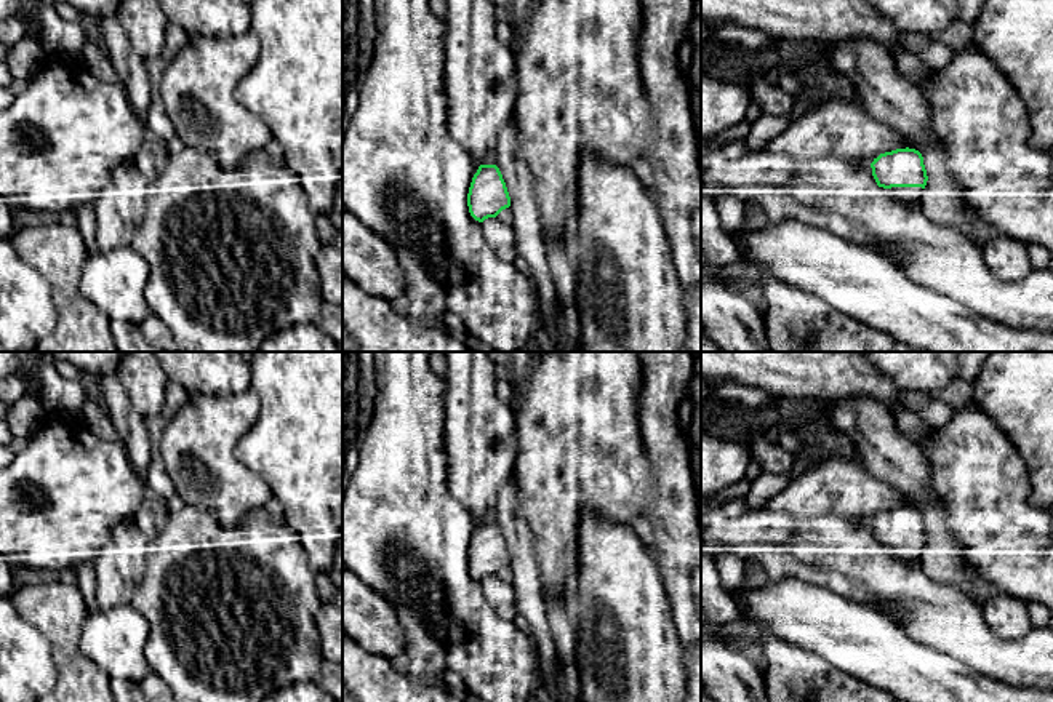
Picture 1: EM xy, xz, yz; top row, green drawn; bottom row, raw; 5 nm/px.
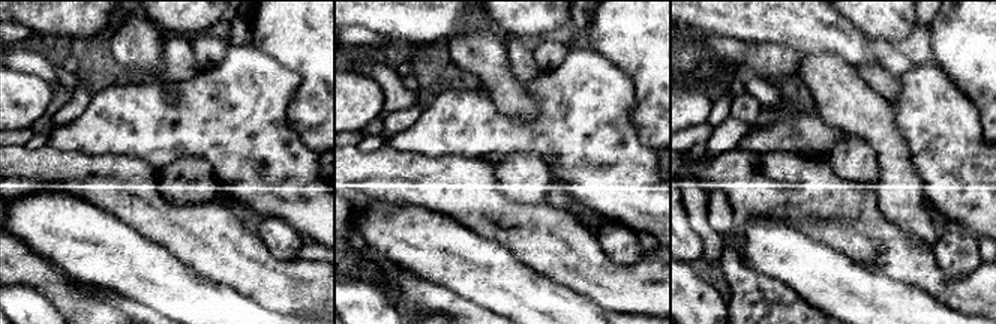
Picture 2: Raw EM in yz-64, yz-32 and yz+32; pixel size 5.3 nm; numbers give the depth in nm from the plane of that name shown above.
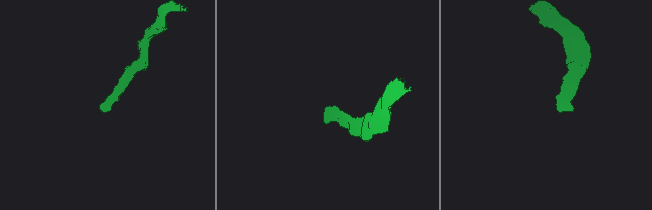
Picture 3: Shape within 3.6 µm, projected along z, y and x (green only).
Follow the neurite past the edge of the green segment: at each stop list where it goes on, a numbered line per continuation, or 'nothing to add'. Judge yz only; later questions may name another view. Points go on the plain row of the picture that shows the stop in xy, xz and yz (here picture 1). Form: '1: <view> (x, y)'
1: yz (908, 557)

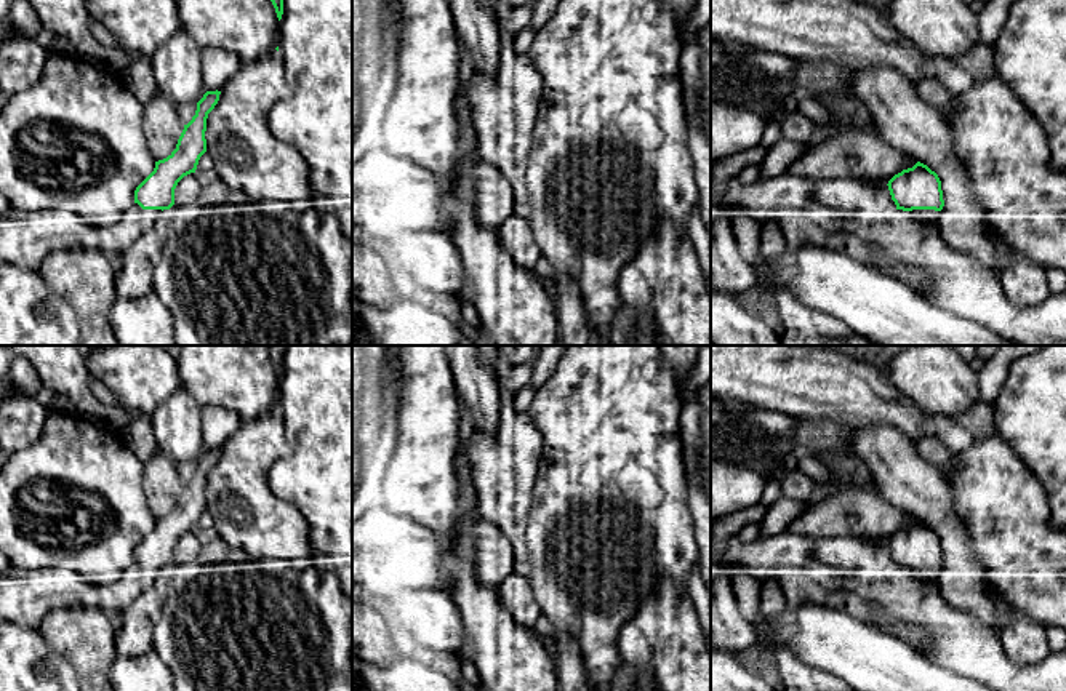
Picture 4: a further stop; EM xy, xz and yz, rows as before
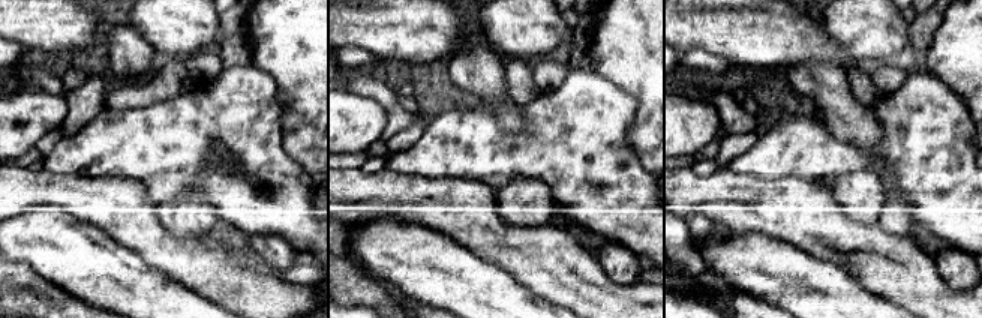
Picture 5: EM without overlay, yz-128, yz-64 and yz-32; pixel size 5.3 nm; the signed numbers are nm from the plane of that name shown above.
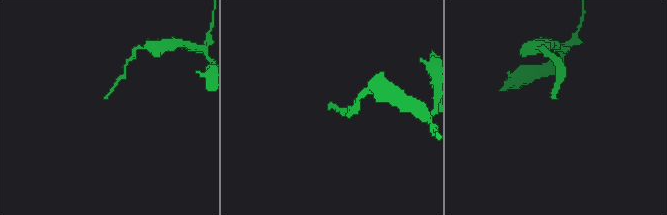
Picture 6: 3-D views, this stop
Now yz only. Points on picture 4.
1: yz (919, 579)

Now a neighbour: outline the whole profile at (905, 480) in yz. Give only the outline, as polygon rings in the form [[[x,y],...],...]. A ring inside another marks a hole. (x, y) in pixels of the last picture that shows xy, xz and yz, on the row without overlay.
[[[880,425],[877,429],[855,430],[855,456],[868,465],[871,481],[893,507],[903,509],[935,529],[941,539],[944,565],[938,573],[940,595],[960,611],[973,614],[994,633],[1002,632],[1005,609],[994,600],[984,582],[984,568],[968,544],[968,529],[954,512],[952,488],[940,470],[924,461],[912,441],[898,429]]]

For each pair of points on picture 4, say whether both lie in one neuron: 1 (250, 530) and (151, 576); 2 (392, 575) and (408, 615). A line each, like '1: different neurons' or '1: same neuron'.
1: different neurons
2: different neurons

